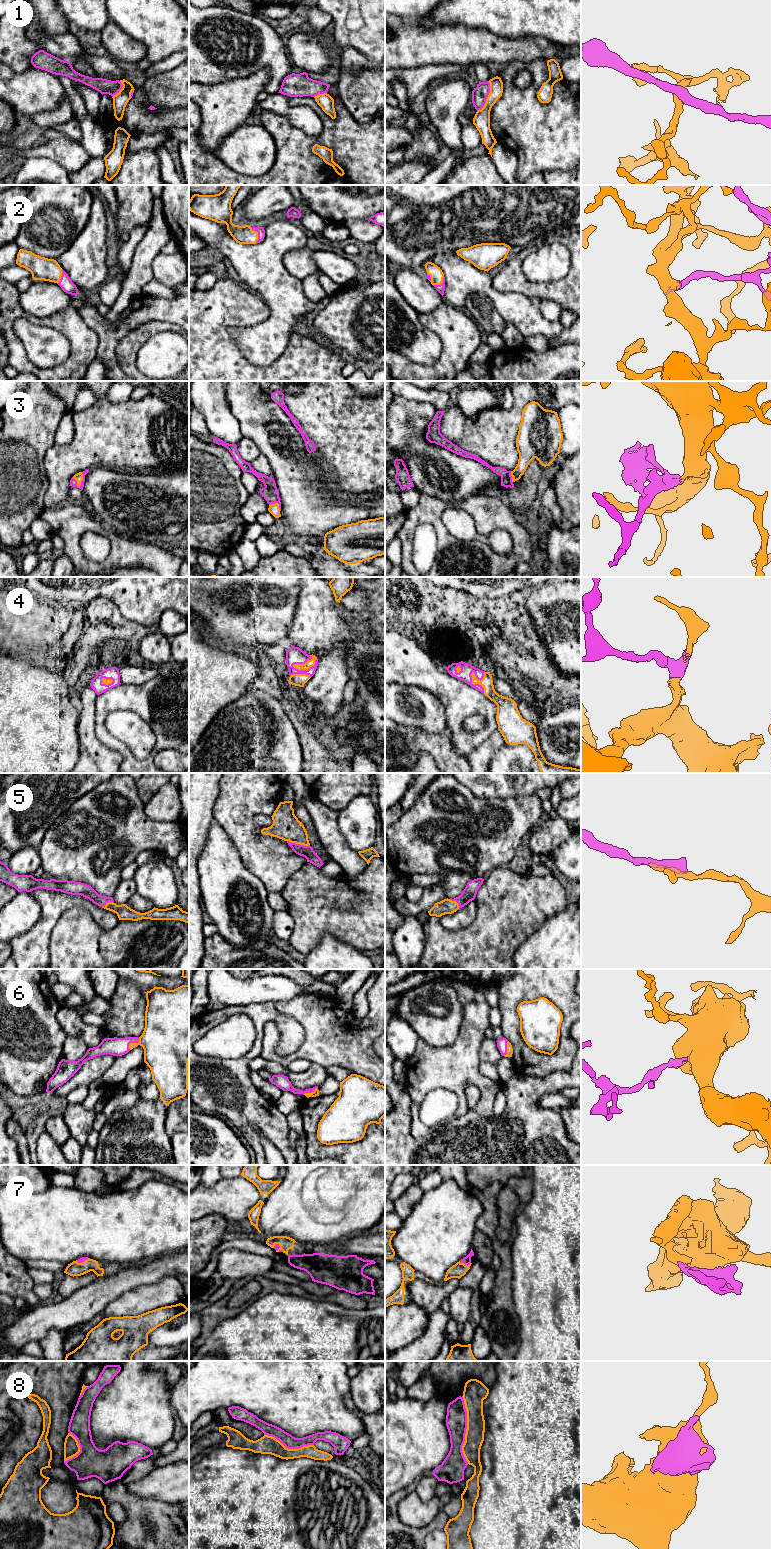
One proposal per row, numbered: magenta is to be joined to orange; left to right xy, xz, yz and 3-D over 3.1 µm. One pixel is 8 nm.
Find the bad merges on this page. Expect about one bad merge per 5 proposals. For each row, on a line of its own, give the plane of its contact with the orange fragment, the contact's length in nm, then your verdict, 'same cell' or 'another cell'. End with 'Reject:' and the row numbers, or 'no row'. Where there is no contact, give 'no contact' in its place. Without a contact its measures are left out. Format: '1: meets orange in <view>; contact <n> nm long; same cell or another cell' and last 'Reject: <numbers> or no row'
1: meets orange in yz; contact 260 nm long; another cell
2: meets orange in xz; contact 140 nm long; same cell
3: meets orange in xy; contact 130 nm long; same cell
4: meets orange in xz; contact 220 nm long; same cell
5: meets orange in xz; contact 190 nm long; same cell
6: meets orange in xy; contact 130 nm long; same cell
7: meets orange in yz; contact 100 nm long; same cell
8: meets orange in yz; contact 550 nm long; another cell
Reject: 1, 8

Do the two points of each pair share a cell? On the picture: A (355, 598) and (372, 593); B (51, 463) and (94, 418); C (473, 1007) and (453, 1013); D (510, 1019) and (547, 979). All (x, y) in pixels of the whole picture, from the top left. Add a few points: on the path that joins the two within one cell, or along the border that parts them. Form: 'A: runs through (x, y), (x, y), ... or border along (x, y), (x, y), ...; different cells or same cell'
A: border along (352, 587), (360, 587), (365, 593), (371, 618); different cells
B: runs through (64, 458), (91, 431); same cell
C: border along (463, 1006), (463, 1019), (458, 1033); different cells
D: runs through (510, 1006), (534, 980); same cell

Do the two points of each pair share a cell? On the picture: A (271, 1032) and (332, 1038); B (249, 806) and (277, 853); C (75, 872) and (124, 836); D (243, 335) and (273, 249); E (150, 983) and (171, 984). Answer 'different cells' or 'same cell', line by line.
A: same cell
B: same cell
C: same cell
D: same cell
E: same cell

